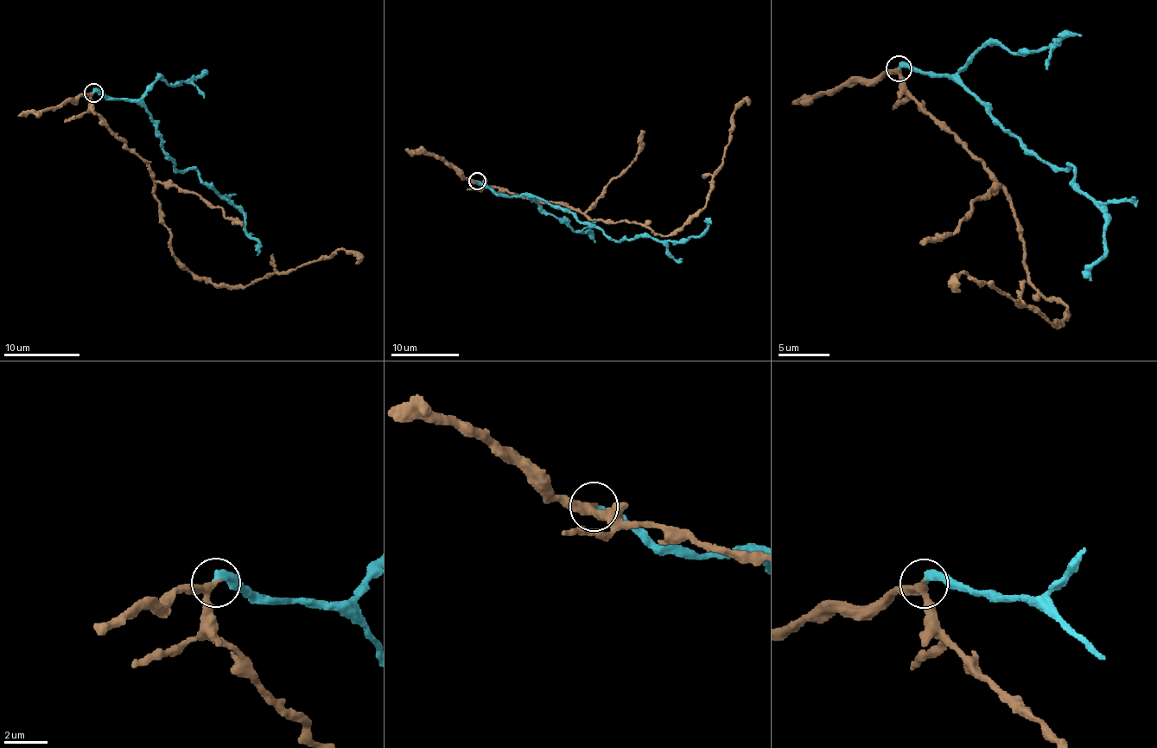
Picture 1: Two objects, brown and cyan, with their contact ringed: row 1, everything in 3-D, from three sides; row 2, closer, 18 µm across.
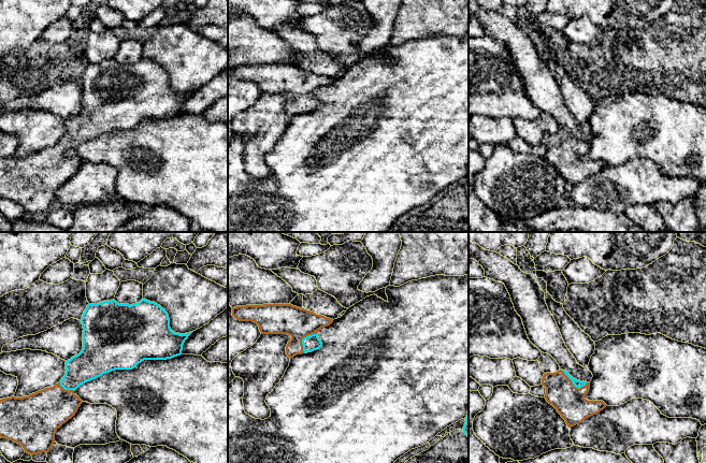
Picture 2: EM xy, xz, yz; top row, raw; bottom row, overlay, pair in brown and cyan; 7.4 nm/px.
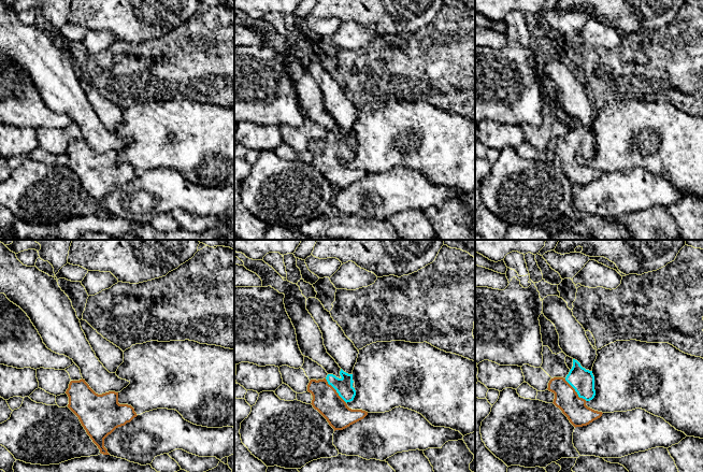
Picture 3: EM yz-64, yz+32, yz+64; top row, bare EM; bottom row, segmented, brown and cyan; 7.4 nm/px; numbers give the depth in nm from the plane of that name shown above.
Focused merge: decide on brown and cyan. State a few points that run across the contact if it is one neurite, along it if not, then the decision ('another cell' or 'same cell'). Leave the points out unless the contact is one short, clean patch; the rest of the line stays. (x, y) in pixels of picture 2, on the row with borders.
same cell

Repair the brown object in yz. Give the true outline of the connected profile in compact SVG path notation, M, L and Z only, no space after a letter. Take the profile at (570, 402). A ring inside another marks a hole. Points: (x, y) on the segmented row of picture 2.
M563 370L544 374L542 385L546 388L544 397L557 409L568 428L581 423L607 406L603 401L586 400L590 382L577 380Z

